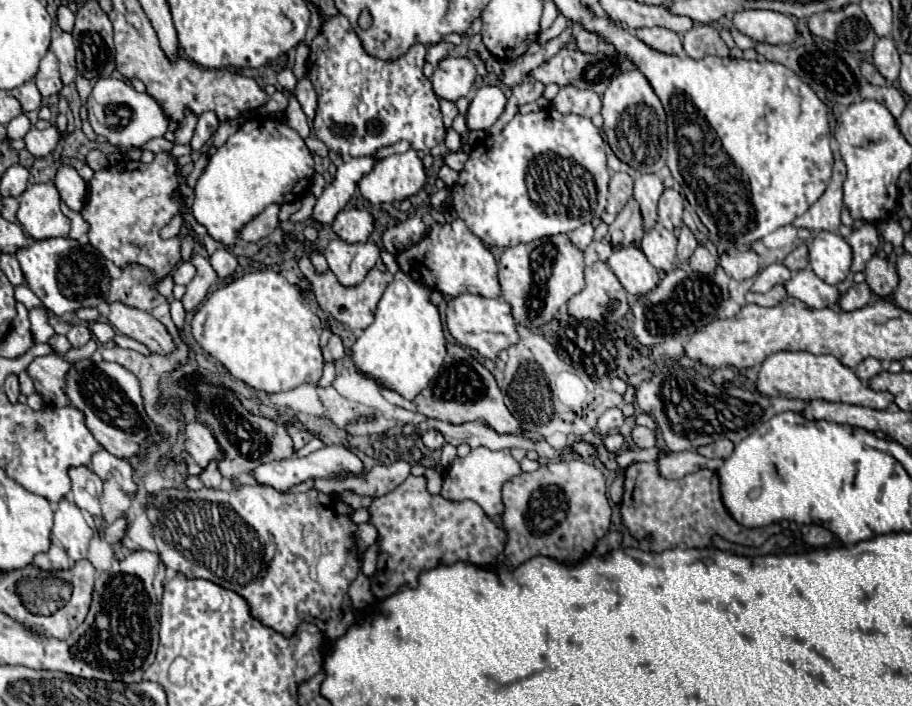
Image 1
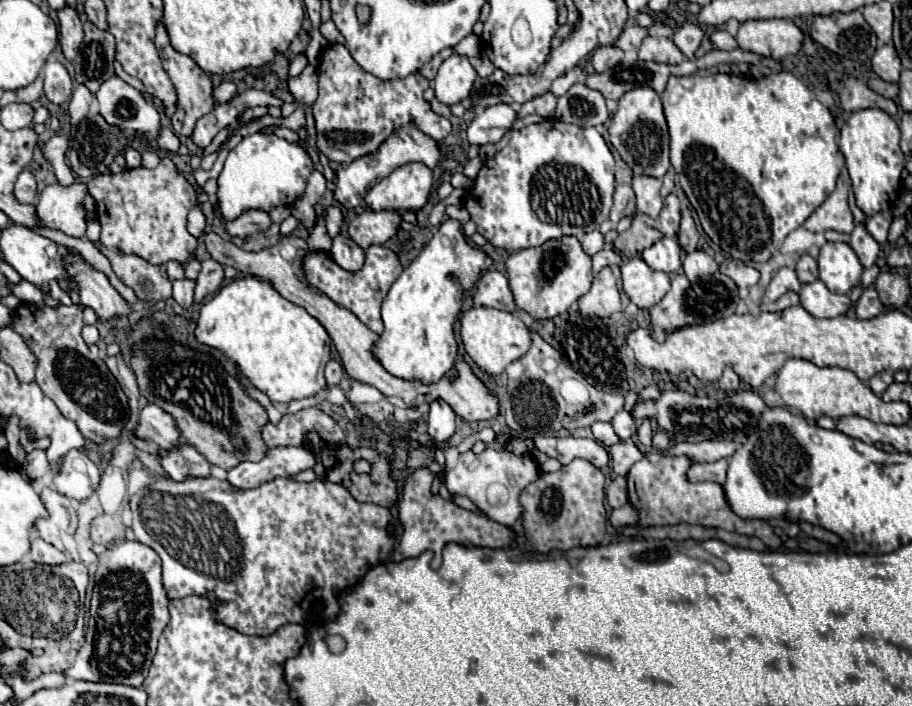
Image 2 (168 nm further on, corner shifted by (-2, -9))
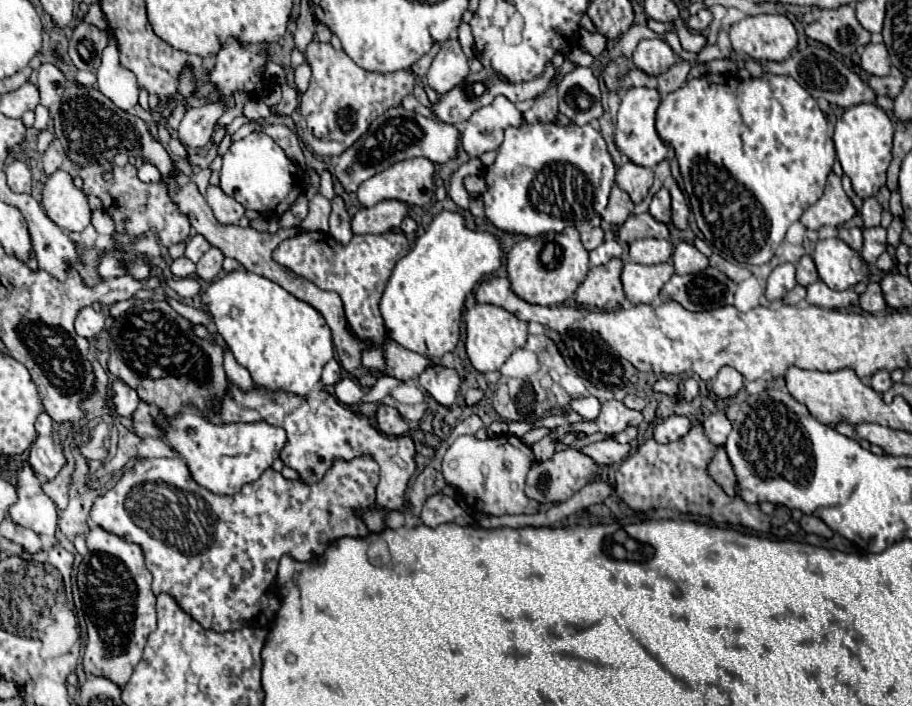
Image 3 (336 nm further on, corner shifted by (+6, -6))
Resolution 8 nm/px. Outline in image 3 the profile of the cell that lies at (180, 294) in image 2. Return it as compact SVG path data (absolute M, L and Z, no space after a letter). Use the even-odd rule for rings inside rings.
M178 258L178 260L174 260L172 264L170 264L170 272L176 276L176 278L188 278L188 276L192 276L194 274L194 264L188 260L188 258Z

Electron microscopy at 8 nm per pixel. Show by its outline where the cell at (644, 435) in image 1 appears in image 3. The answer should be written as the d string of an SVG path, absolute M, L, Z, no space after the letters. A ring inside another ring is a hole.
M670 416L668 420L660 422L654 426L652 430L652 438L660 444L668 444L668 442L674 442L682 436L686 436L690 430L690 420L684 418L684 416Z

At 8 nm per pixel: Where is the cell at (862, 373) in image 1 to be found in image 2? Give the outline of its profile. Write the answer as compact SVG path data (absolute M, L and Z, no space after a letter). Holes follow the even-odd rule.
M890 371L876 373L876 375L868 381L870 389L872 389L876 395L882 395L882 393L892 385L892 383L894 383L894 377L892 377L892 373L890 373Z

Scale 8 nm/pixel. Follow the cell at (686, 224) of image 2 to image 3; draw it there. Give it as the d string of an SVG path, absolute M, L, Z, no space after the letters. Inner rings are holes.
M672 184L670 194L672 194L672 224L678 230L686 230L688 228L688 214L690 214L690 210L686 206L686 200L684 200L678 184Z

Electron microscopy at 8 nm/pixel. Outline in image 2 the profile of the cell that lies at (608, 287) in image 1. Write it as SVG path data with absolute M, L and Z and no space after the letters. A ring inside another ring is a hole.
M612 265L602 269L586 295L578 299L582 315L602 315L610 317L616 311L622 311L628 303L620 285L620 267Z

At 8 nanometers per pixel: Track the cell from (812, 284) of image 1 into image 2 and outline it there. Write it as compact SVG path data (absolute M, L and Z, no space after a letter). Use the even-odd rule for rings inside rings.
M820 279L802 285L800 303L814 317L838 317L852 311L850 297L828 291L828 287Z

